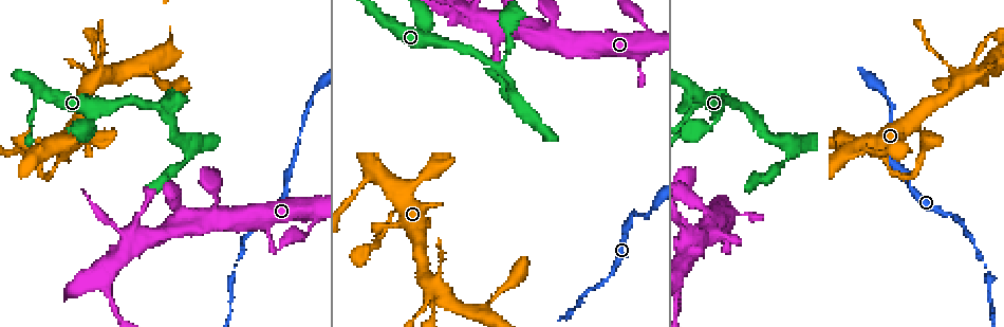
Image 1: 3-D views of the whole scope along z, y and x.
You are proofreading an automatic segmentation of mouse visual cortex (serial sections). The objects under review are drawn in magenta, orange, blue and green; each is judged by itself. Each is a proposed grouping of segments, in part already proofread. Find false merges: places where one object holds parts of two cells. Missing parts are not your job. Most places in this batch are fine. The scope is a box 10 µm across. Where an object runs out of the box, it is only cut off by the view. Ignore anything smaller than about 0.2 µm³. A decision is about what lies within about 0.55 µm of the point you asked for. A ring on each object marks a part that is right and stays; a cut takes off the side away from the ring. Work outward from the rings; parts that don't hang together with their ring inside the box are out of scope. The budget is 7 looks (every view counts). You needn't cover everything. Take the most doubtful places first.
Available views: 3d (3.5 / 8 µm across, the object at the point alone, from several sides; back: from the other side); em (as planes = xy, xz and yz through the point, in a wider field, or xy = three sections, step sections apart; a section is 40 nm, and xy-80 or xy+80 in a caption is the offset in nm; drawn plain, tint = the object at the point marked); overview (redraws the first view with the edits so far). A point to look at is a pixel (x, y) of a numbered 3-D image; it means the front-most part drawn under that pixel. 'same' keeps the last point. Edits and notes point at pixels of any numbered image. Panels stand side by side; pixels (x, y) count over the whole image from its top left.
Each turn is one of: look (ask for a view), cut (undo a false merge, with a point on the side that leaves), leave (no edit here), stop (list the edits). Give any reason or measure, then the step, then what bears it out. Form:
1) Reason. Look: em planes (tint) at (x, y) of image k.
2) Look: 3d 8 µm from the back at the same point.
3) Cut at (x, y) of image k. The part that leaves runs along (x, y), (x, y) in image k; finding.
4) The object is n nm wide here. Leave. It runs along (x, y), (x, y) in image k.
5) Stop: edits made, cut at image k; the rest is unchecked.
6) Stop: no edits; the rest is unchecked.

Thin neck. Look: 3d 3.5 µm from the back at (746, 106) of image 1.

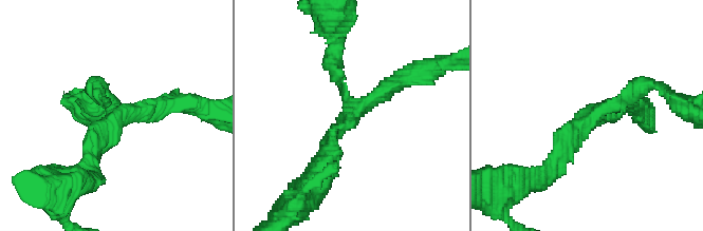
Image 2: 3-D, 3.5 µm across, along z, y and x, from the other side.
Need the tissue. Look: em xy step 2 (tint) at (356, 111) of image 2.

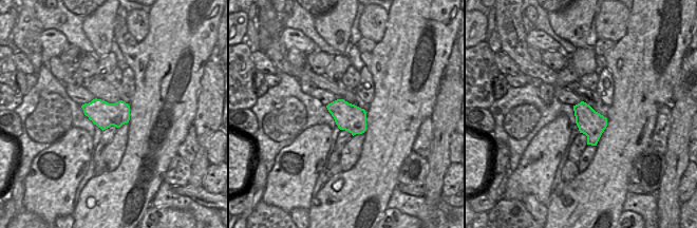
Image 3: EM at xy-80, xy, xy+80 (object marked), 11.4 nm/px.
The arms are 200, 250, 250 nm wide. Leave. It runs along (414, 73), (363, 104), (327, 148) in image 2; continuous, no second cell.

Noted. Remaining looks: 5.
Thick turns thin. Look: 3d 3.5 µm at (633, 216) of image 1.

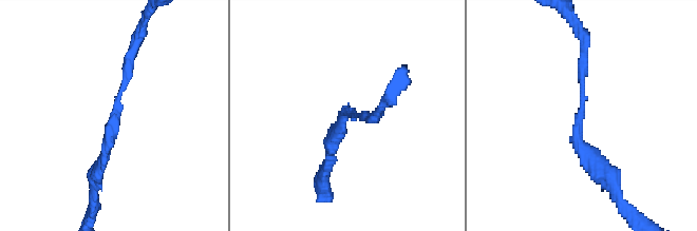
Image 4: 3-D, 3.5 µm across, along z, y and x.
Need the tissue. Look: em planes (plain) at (578, 133) of image 4.

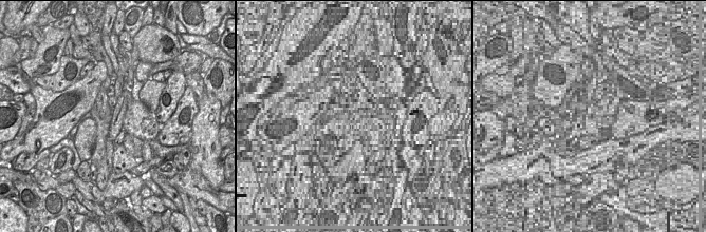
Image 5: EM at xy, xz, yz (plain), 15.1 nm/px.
Where the object lies. Look: em planes (tint) at the same point.

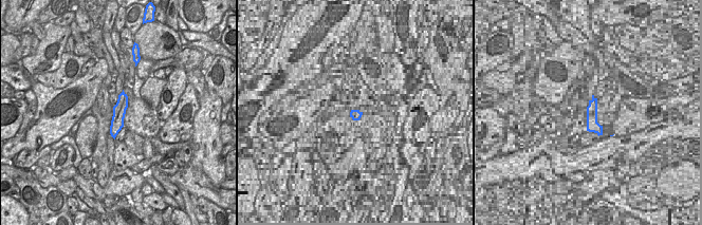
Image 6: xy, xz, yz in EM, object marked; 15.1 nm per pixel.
Leave. One cell here.

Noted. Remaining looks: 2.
Four-way junction. Look: 3d 3.5 µm at (974, 67) of image 1.

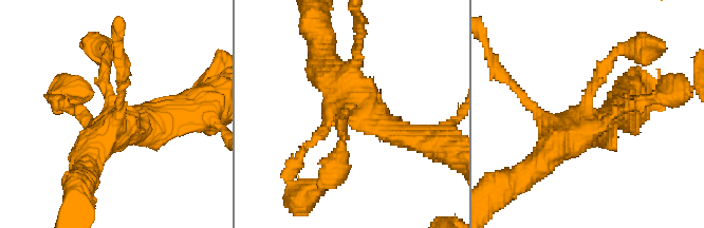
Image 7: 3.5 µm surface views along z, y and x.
Now the EM. Look: em xy step 5 (tint) at (584, 112) of image 7.

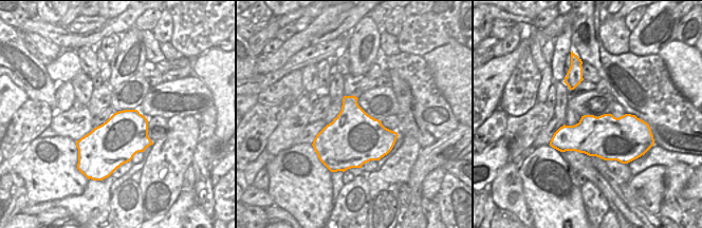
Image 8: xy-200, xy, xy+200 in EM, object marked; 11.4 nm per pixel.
Leave. Continuous, no second cell.

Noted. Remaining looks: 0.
Stop: no edits; the rest is unchecked.

